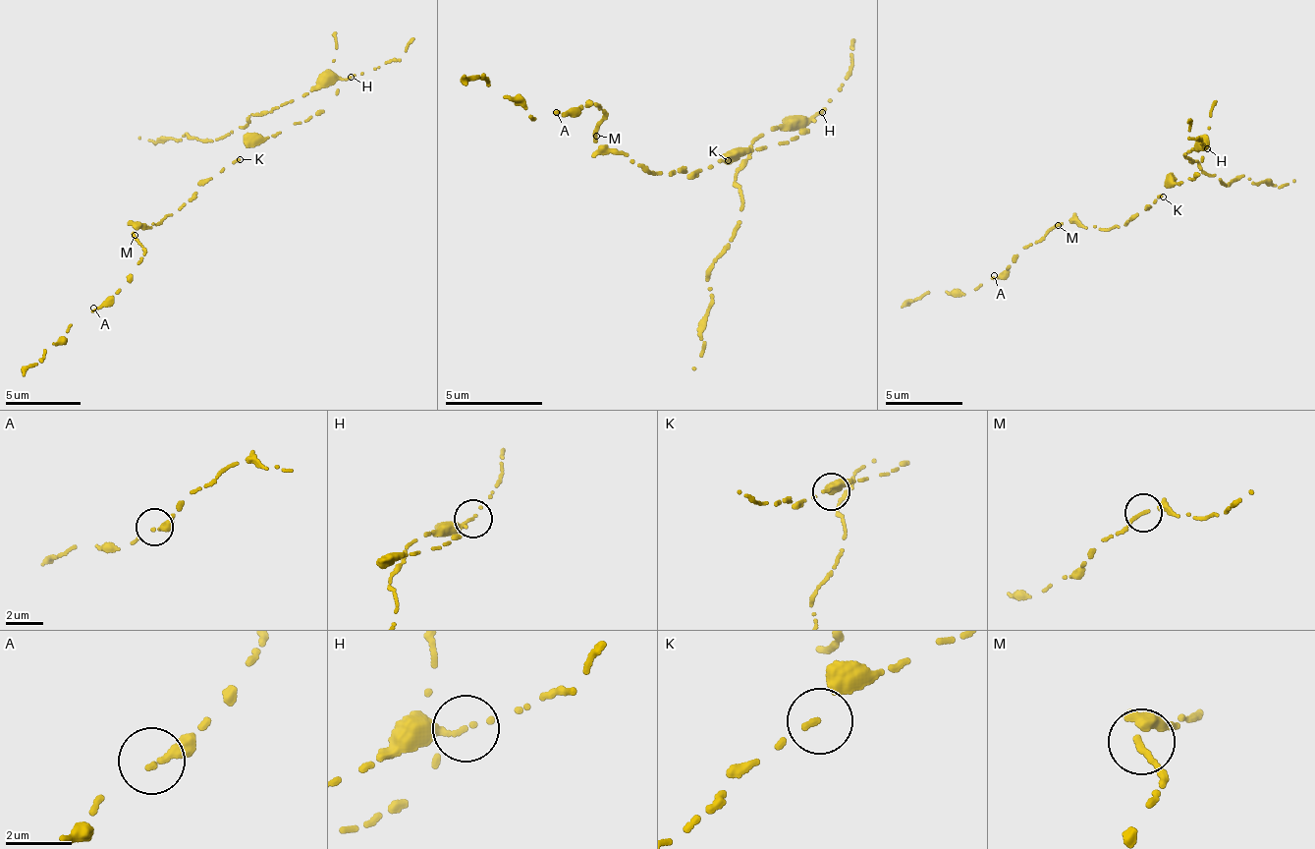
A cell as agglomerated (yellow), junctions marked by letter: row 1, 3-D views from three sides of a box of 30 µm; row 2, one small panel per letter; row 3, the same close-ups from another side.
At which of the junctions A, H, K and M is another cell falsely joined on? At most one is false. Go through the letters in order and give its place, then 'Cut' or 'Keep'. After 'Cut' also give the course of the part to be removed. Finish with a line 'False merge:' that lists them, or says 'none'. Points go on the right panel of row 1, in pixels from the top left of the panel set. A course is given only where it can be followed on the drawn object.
A: Place: (994, 275). Keep
H: Place: (1207, 148). Cut. Course of the part to remove: (1205, 146), (1197, 141), (1184, 152), (1227, 187), (1242, 176), (1279, 188), (1292, 181)
K: Place: (1163, 197). Keep
M: Place: (1058, 225). Keep
False merge: H

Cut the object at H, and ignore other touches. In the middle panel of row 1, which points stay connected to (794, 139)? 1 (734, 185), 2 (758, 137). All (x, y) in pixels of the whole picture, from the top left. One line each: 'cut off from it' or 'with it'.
1: cut off from it
2: cut off from it

